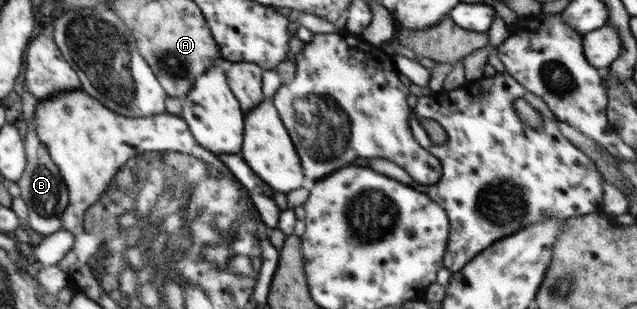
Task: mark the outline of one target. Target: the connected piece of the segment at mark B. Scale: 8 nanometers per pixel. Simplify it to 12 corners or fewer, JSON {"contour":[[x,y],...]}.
{"contour":[[22,82],[27,123],[20,195],[34,237],[61,227],[68,187],[39,141],[38,100]]}

